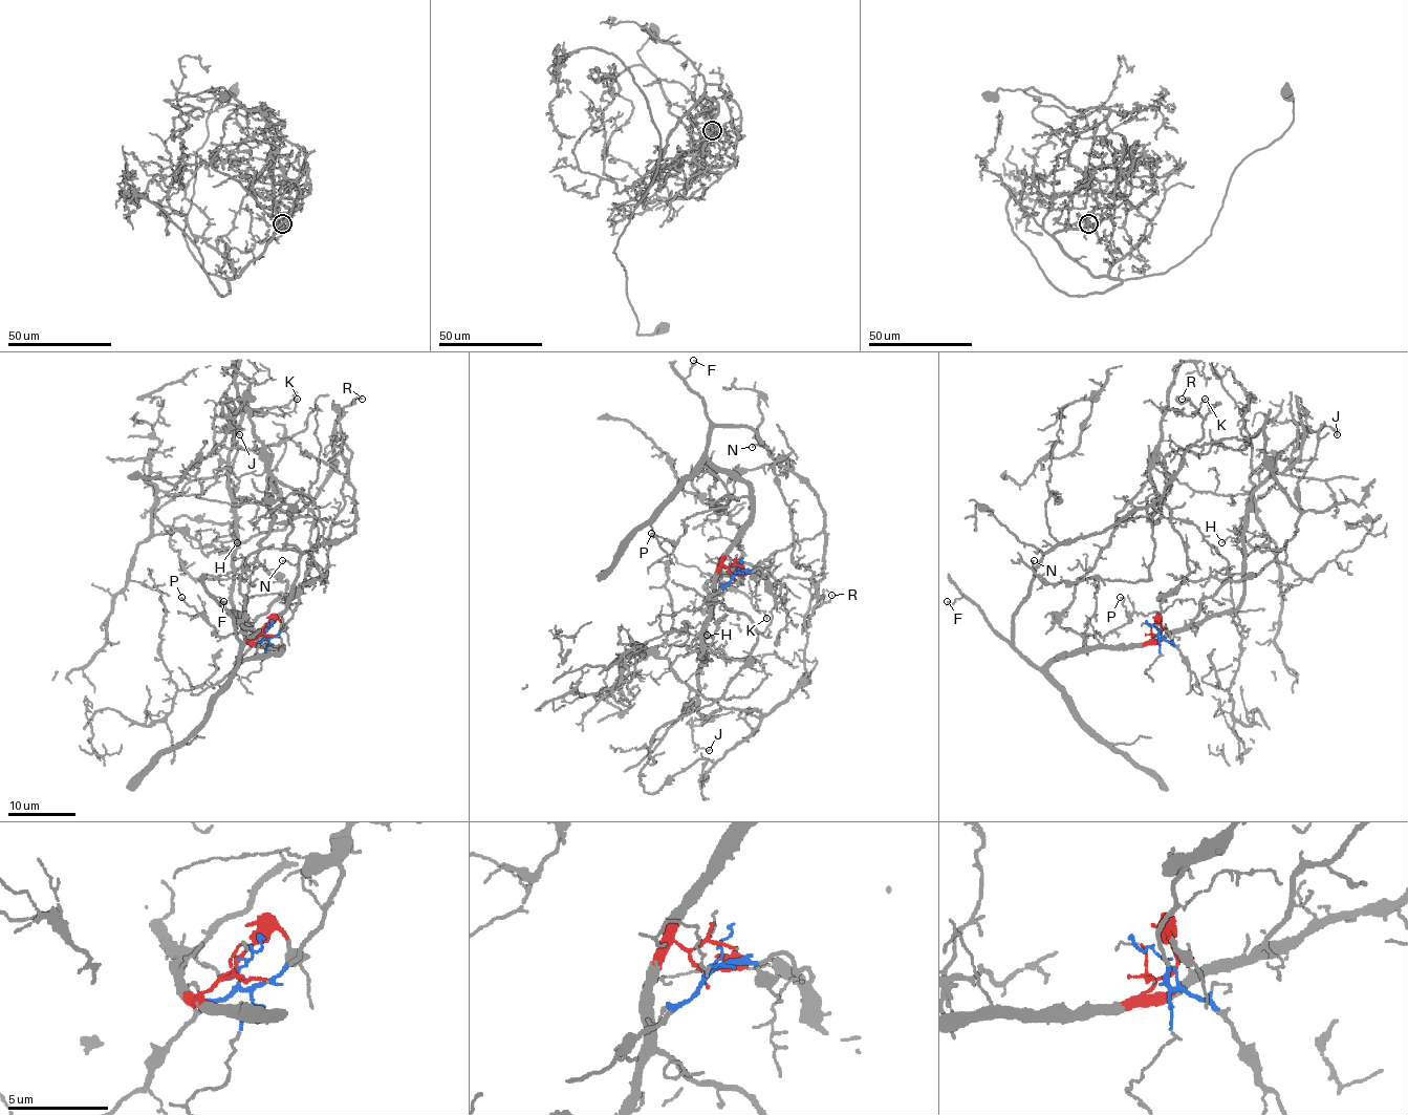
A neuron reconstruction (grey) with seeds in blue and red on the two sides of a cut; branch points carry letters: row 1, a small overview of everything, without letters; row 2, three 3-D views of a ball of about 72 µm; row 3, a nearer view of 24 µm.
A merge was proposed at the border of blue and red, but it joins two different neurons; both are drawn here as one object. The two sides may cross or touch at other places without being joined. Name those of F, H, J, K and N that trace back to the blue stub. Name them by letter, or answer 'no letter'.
K

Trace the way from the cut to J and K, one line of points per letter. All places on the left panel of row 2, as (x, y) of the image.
J: (263, 631), (248, 640), (233, 615), (232, 434), (221, 431), (223, 426), (240, 434)
K: (263, 631), (271, 638), (299, 599), (313, 512), (271, 470), (250, 414), (285, 414), (297, 398)

